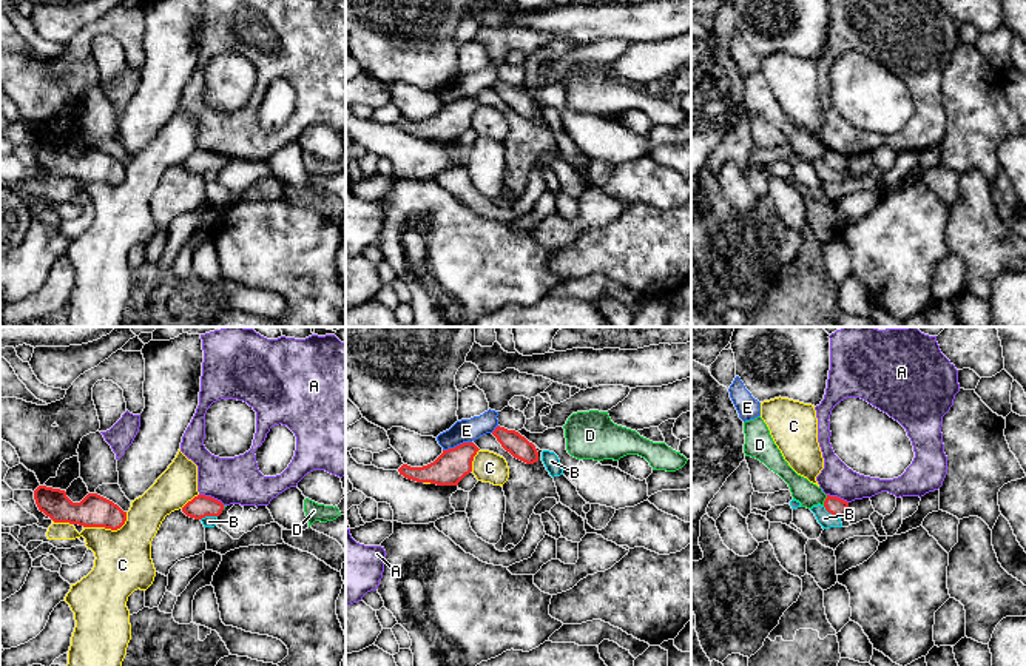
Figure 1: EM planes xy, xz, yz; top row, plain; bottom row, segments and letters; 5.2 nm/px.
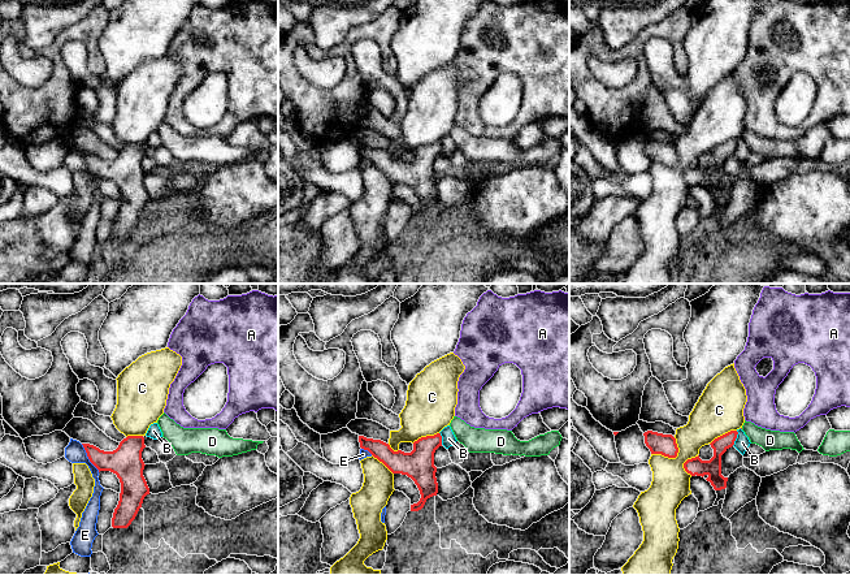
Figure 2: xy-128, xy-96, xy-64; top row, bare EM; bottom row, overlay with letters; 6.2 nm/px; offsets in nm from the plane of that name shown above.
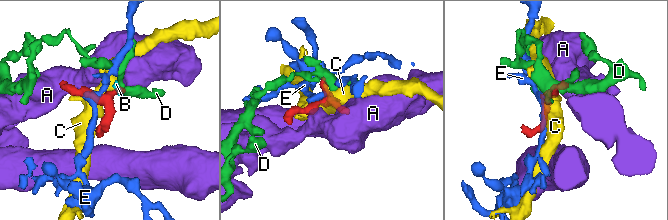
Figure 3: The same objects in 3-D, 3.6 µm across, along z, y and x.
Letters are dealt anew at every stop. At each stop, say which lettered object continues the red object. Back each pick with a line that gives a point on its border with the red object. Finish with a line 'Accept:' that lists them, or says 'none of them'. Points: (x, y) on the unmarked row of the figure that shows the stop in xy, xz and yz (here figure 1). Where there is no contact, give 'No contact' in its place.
Accept: none of them

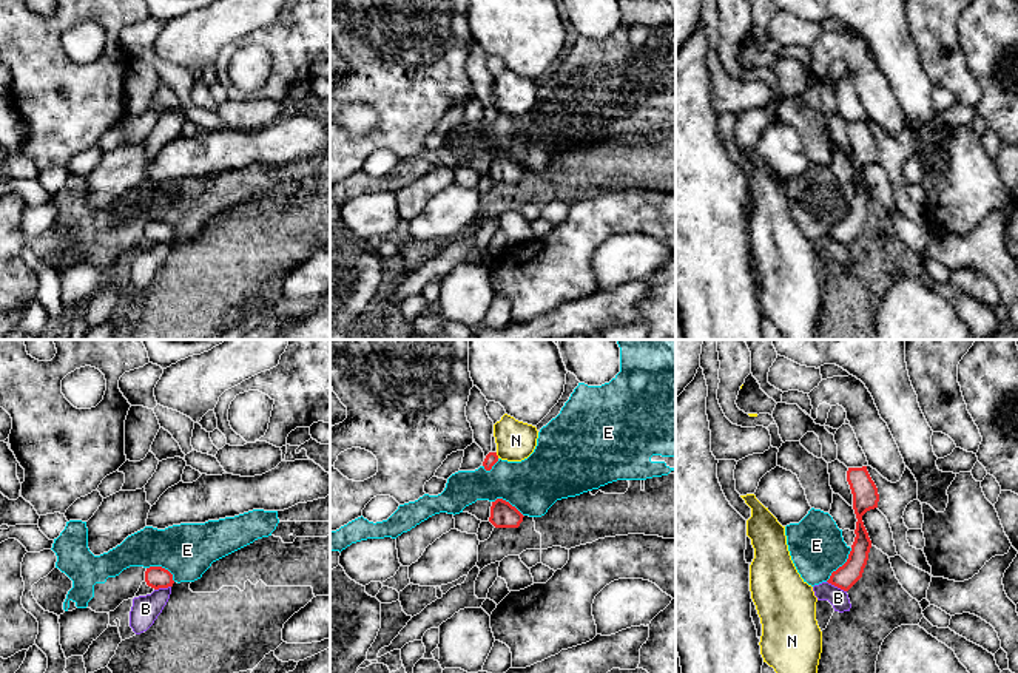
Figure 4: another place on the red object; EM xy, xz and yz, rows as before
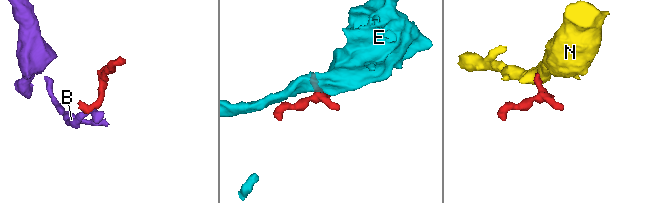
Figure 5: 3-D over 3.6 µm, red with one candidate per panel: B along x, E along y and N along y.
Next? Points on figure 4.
Accept: none of them

